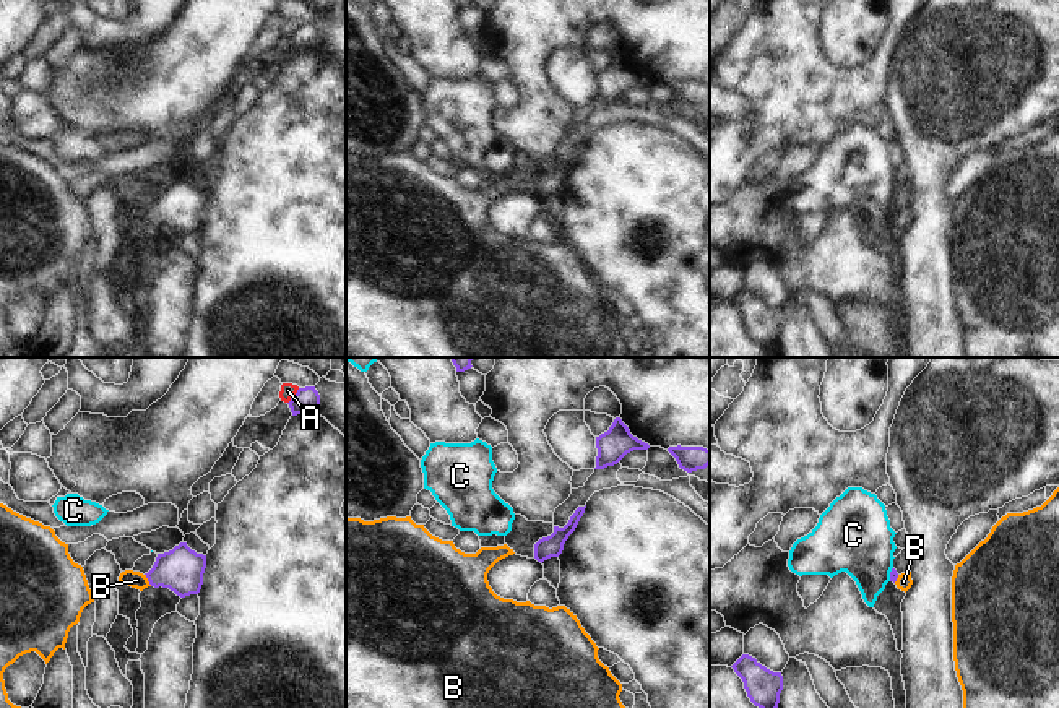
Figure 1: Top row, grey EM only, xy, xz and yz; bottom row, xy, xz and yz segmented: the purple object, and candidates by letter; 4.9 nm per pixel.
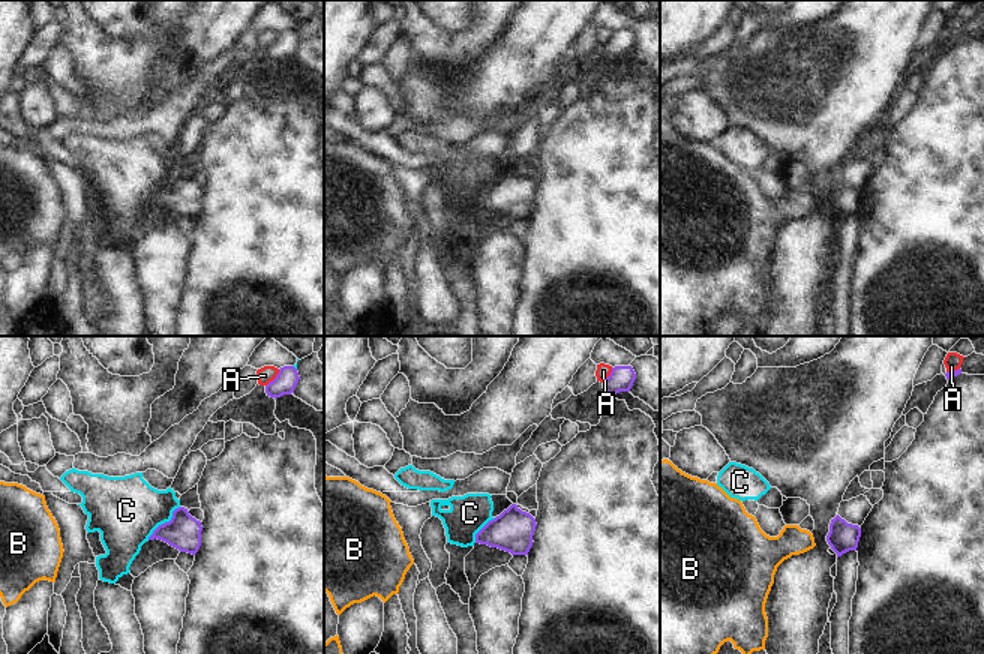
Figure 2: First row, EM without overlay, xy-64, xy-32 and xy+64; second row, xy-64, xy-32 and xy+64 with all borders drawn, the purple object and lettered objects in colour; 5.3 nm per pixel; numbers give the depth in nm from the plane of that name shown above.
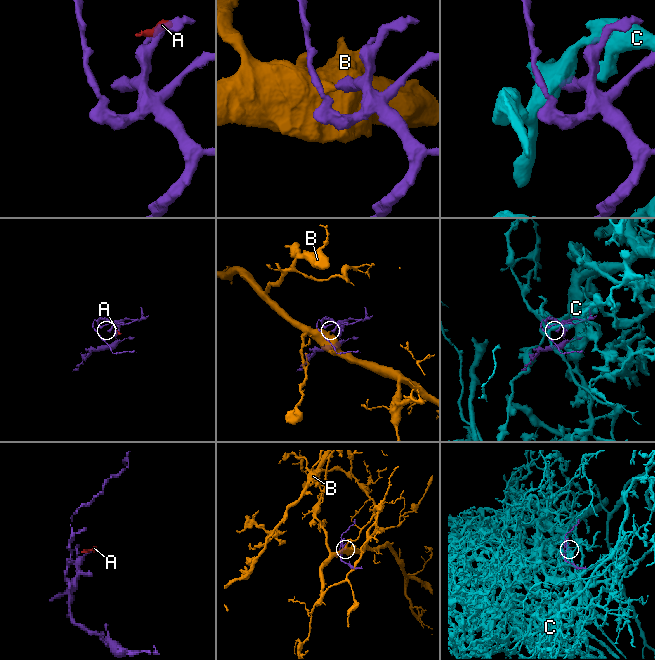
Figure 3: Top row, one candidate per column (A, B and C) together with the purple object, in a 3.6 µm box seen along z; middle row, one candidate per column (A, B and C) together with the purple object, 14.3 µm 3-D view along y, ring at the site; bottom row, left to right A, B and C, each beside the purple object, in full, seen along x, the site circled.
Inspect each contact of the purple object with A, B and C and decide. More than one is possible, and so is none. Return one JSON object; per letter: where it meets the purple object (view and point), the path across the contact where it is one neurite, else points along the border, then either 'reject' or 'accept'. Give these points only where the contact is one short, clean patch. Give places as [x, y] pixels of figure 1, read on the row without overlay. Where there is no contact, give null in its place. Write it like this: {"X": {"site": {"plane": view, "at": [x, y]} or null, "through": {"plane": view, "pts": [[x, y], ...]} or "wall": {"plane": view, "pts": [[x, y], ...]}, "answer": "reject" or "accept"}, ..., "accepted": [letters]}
{"A": {"site": {"plane": "xy", "at": [293, 33]}, "wall": {"plane": "xy", "pts": [[299, 25], [288, 39]]}, "answer": "reject"}, "B": {"site": {"plane": "xy", "at": [148, 216]}, "through": {"plane": "xy", "pts": [[181, 207], [169, 207], [148, 216], [137, 216]]}, "answer": "accept"}, "C": {"site": {"plane": "yz", "at": [890, 210]}, "answer": "reject"}, "accepted": ["B"]}

